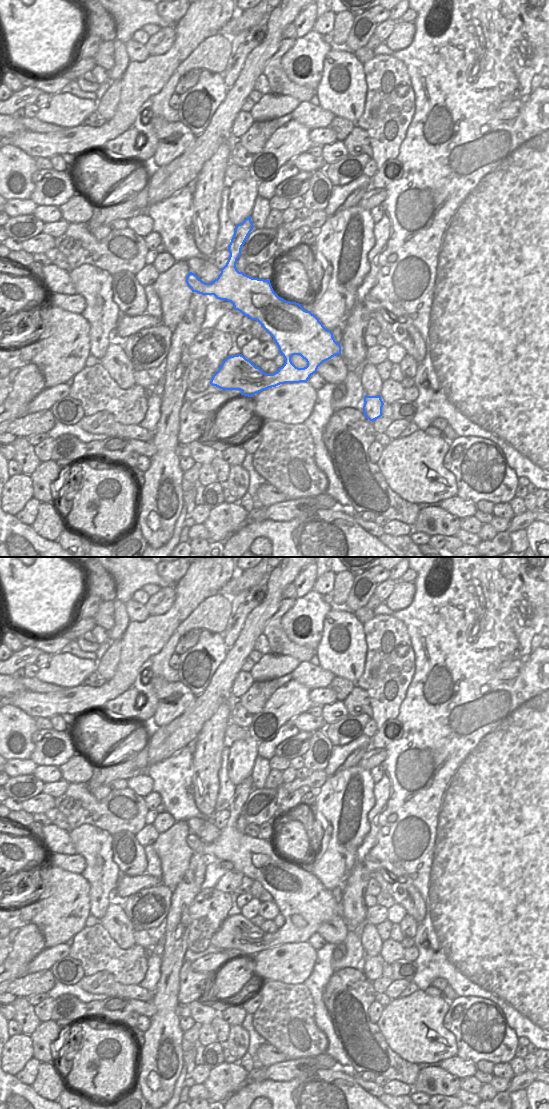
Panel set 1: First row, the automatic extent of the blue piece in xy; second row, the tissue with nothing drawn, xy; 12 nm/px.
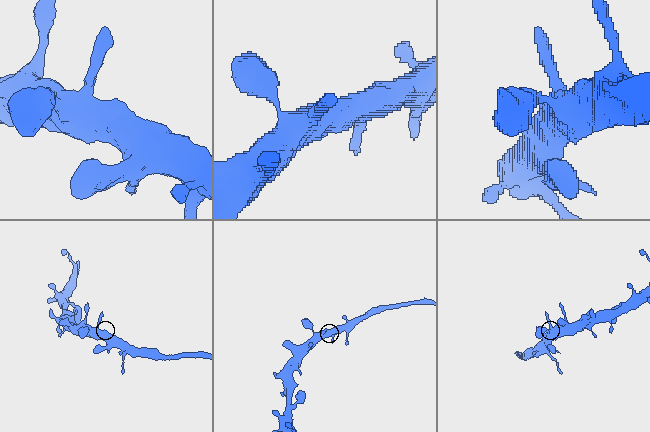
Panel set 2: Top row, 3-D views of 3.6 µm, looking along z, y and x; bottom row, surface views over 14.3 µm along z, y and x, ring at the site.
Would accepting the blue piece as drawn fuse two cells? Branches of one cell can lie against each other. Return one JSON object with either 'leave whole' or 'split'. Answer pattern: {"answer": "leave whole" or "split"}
{"answer": "leave whole"}

